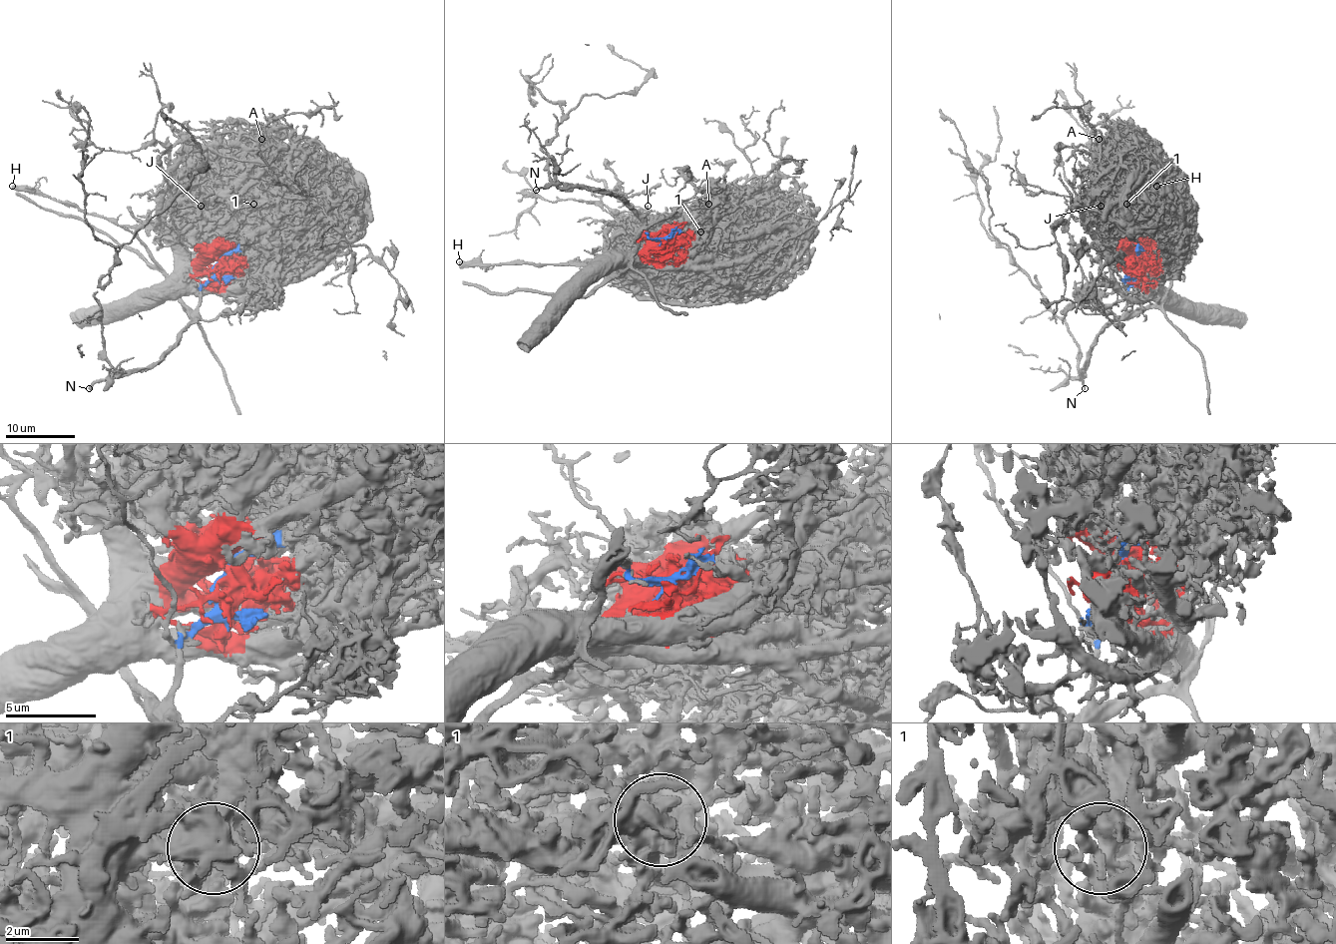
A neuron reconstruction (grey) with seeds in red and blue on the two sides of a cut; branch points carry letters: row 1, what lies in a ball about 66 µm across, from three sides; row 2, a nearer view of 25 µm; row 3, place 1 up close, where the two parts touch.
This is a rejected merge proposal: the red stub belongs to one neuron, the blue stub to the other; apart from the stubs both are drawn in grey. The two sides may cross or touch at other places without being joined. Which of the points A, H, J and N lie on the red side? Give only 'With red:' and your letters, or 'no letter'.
With red: A, J

